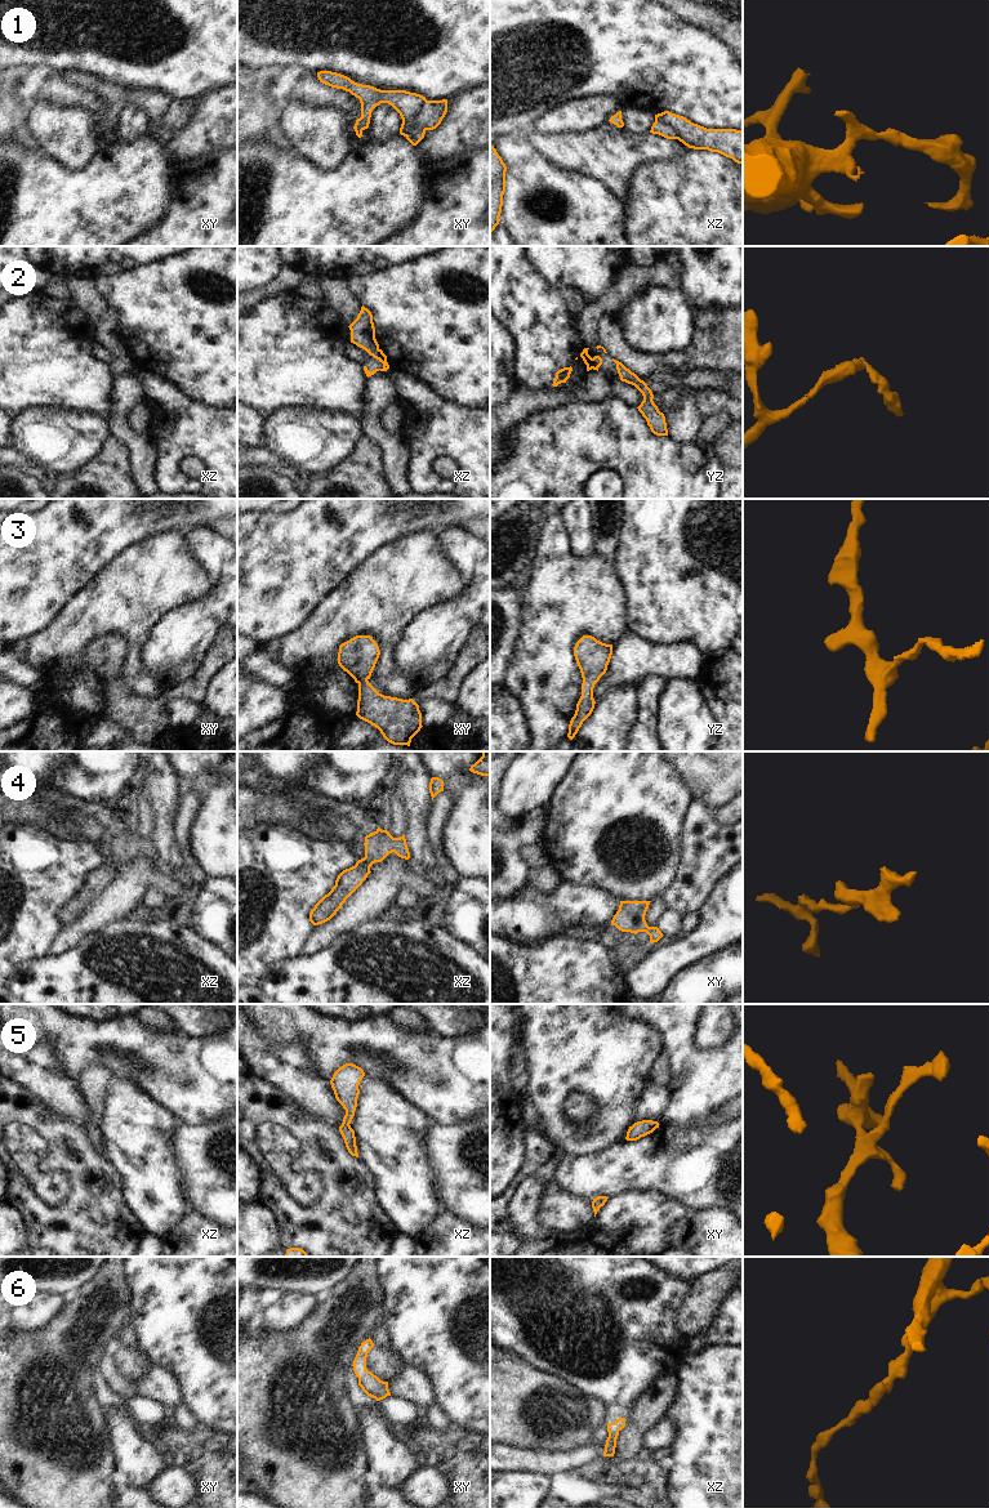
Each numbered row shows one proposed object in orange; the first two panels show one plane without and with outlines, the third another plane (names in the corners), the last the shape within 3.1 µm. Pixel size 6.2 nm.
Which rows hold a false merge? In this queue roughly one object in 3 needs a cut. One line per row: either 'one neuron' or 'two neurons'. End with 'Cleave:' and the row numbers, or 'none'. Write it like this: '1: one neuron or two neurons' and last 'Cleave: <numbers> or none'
1: two neurons
2: one neuron
3: one neuron
4: one neuron
5: one neuron
6: one neuron
Cleave: 1

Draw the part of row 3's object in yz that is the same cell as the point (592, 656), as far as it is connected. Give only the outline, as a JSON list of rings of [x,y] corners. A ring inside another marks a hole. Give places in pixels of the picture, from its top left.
[[[583,635],[574,647],[574,656],[580,669],[583,683],[582,696],[569,724],[567,737],[570,740],[575,737],[583,722],[594,709],[593,688],[606,673],[611,655],[612,644],[602,643],[592,635]]]

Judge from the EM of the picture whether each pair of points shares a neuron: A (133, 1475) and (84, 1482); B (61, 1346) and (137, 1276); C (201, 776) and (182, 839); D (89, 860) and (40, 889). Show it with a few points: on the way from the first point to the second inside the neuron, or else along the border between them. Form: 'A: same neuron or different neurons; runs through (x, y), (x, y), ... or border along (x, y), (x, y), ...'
A: different neurons; border along (110, 1448), (114, 1455), (114, 1475), (117, 1478)
B: different neurons; border along (123, 1270), (129, 1289), (130, 1314)
C: different neurons; border along (192, 789), (197, 793), (199, 808), (191, 821)
D: same neuron; runs through (78, 860), (67, 862), (52, 878)

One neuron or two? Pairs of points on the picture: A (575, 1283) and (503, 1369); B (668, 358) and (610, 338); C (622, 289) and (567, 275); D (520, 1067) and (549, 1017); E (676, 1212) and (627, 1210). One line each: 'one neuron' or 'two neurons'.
A: two neurons
B: one neuron
C: two neurons
D: two neurons
E: one neuron

